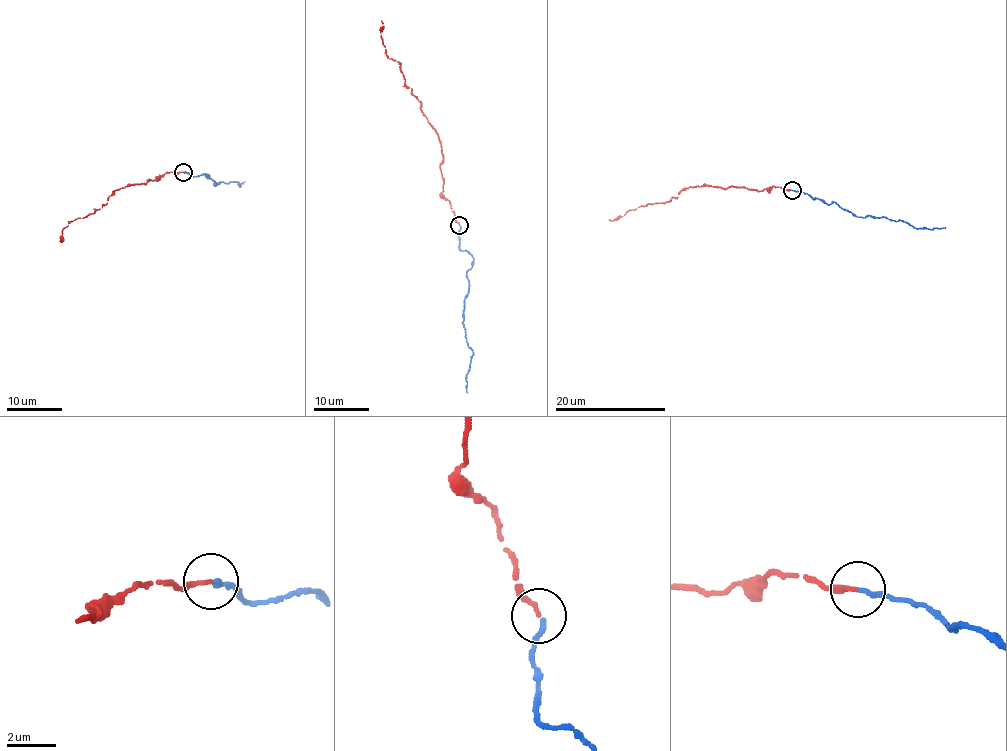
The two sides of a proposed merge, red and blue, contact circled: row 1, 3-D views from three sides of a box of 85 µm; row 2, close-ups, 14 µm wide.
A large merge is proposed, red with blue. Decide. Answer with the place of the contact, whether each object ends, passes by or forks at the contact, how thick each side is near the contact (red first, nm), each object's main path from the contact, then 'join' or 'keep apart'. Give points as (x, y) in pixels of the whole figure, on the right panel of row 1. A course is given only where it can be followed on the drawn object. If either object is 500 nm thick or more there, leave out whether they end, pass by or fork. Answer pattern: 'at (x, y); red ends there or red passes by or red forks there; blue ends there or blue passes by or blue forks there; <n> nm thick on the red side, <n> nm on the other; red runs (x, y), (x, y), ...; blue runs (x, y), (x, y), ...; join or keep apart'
at (792, 190); red ends there; blue ends there; 170 nm thick on the red side, 240 nm on the other; red runs (791, 190), (772, 187), (761, 191), (703, 185), (684, 188), (678, 197), (642, 206), (609, 220); blue runs (793, 190), (828, 204), (834, 201), (842, 209), (863, 218), (869, 215), (885, 217), (915, 228), (945, 227); join

